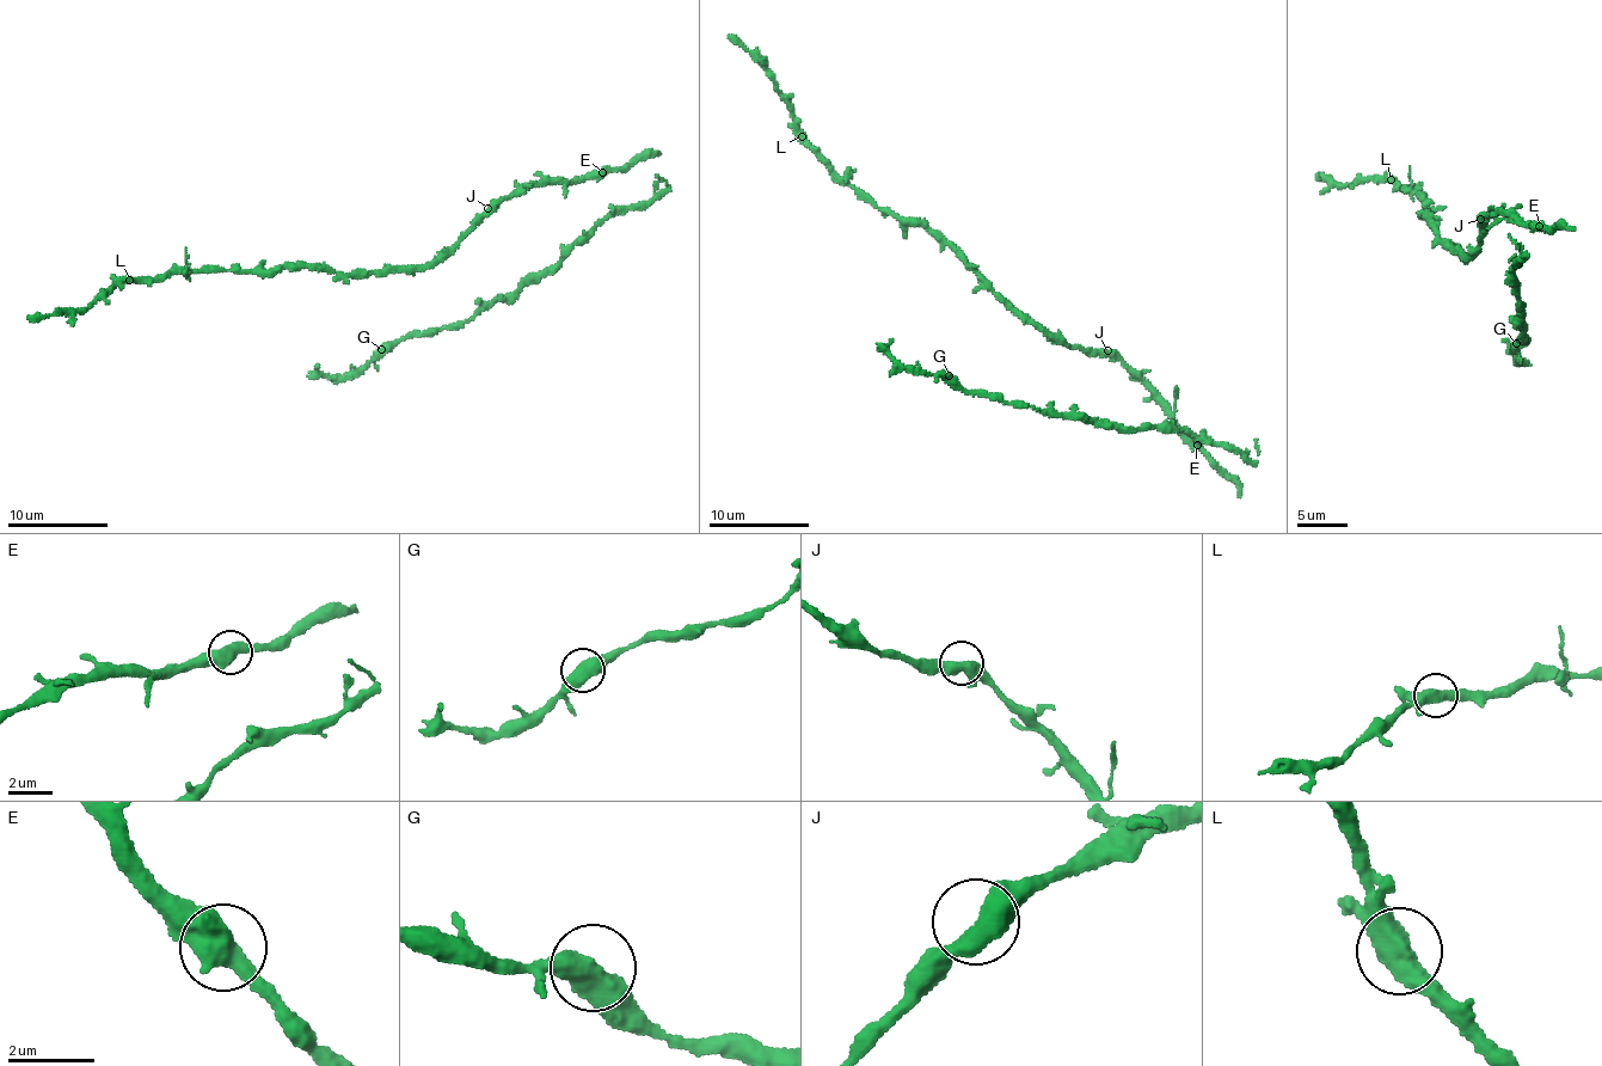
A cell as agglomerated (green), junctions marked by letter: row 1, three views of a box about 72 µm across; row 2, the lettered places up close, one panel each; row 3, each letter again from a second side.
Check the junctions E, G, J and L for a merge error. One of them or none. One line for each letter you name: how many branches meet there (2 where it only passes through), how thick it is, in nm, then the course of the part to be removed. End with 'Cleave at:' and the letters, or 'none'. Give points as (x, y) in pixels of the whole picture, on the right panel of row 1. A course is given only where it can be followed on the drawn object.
Cleave at: none

